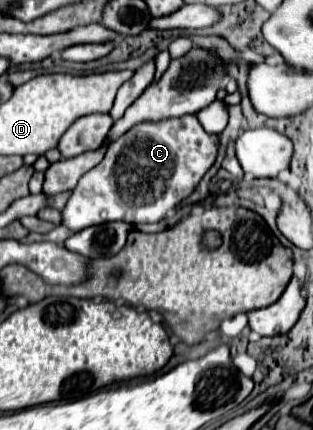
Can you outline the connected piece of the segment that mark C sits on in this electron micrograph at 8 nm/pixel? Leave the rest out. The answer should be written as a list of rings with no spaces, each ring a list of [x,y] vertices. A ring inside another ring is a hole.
[[[185,115],[159,123],[141,123],[133,127],[107,147],[107,153],[97,167],[81,177],[65,209],[61,211],[61,225],[65,225],[71,233],[77,233],[89,225],[101,225],[109,221],[125,221],[131,225],[161,221],[169,209],[173,209],[193,193],[205,171],[213,165],[217,157],[217,143],[217,135],[205,133],[195,115]]]

